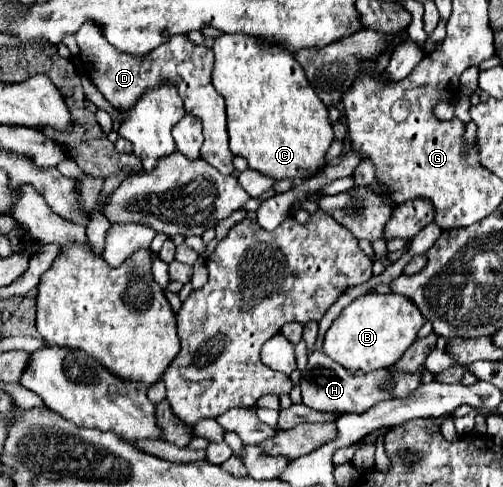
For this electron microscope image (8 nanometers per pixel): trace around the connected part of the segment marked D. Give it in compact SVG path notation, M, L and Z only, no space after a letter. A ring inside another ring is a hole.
M95 21L83 23L83 27L75 33L75 37L79 45L79 59L83 63L83 71L105 95L105 99L119 111L131 107L131 103L135 103L135 99L139 99L143 91L157 87L163 81L173 83L179 89L179 97L185 103L185 111L203 121L205 141L201 147L201 157L207 159L207 163L211 163L215 169L223 171L223 175L233 173L233 163L231 163L233 153L227 141L225 99L223 95L217 93L217 89L211 83L213 61L215 61L213 49L207 49L205 45L195 45L185 33L181 33L147 55L127 55L111 47L111 43L107 43L103 29Z

